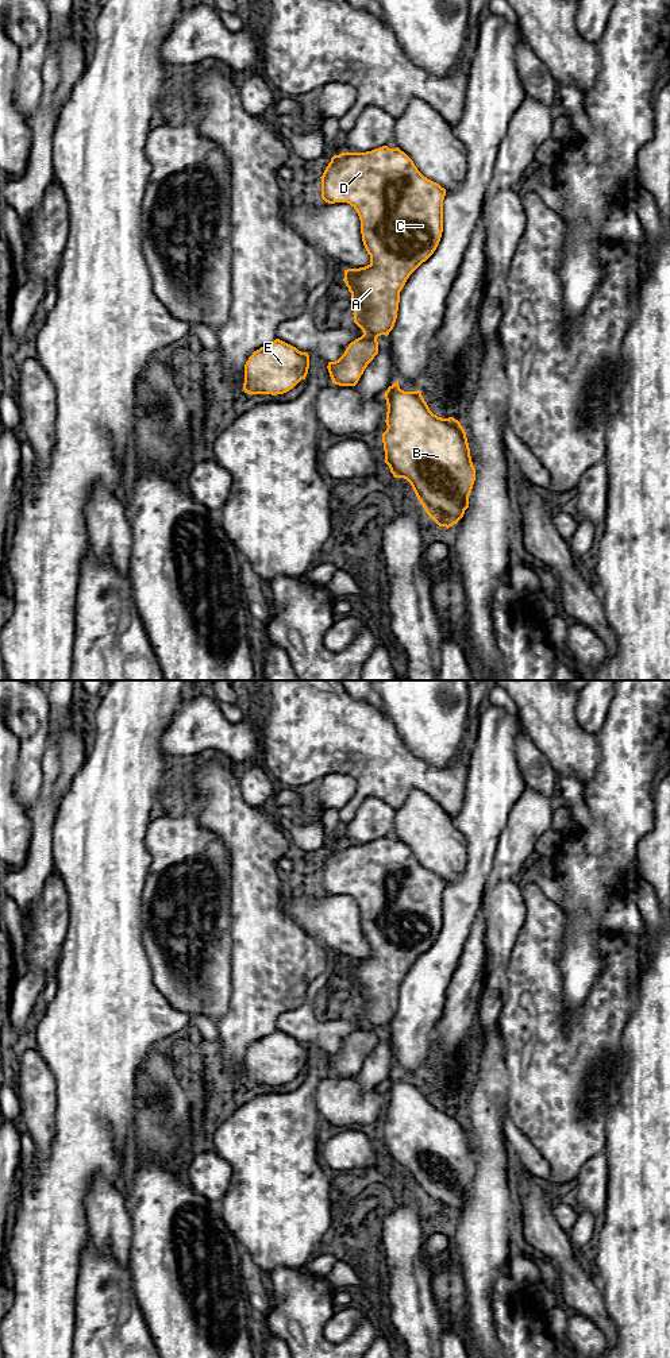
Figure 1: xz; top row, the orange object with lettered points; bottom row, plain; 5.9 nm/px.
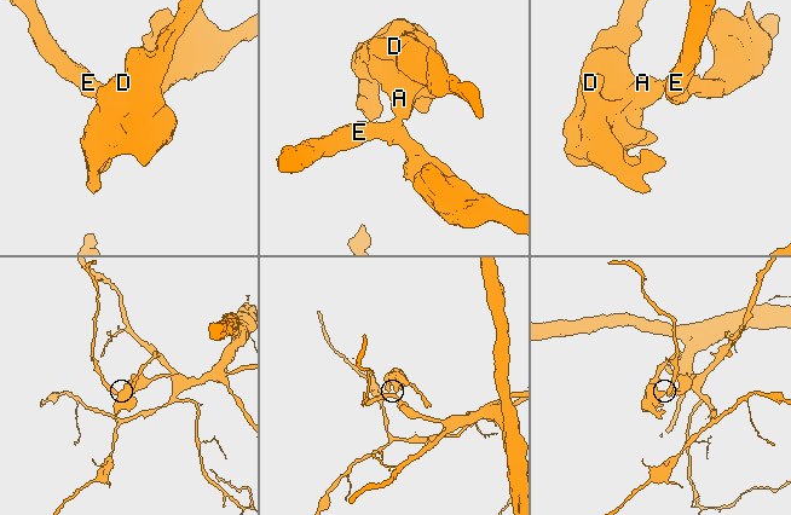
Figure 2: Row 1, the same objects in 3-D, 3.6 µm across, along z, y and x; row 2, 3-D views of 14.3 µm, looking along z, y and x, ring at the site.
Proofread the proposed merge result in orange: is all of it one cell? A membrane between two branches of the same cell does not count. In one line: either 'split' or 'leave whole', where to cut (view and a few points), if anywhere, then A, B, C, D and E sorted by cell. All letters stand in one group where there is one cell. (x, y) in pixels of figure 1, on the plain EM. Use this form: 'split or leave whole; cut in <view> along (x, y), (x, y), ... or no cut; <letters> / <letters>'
split; cut in xz along (364, 1023), (376, 1030); A C D / B E

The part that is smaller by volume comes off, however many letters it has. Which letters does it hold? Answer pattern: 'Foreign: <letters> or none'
Foreign: A, C, D

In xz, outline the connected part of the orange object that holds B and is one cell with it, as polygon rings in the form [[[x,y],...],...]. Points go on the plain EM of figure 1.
[[[398,1073],[384,1085],[388,1096],[386,1122],[382,1124],[385,1154],[394,1169],[407,1170],[427,1205],[447,1220],[457,1215],[469,1199],[475,1172],[466,1123],[454,1108],[434,1106],[421,1083],[404,1083]]]

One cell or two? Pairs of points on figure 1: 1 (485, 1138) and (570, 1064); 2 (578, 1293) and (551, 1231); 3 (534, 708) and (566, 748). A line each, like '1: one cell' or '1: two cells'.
1: two cells
2: one cell
3: one cell

